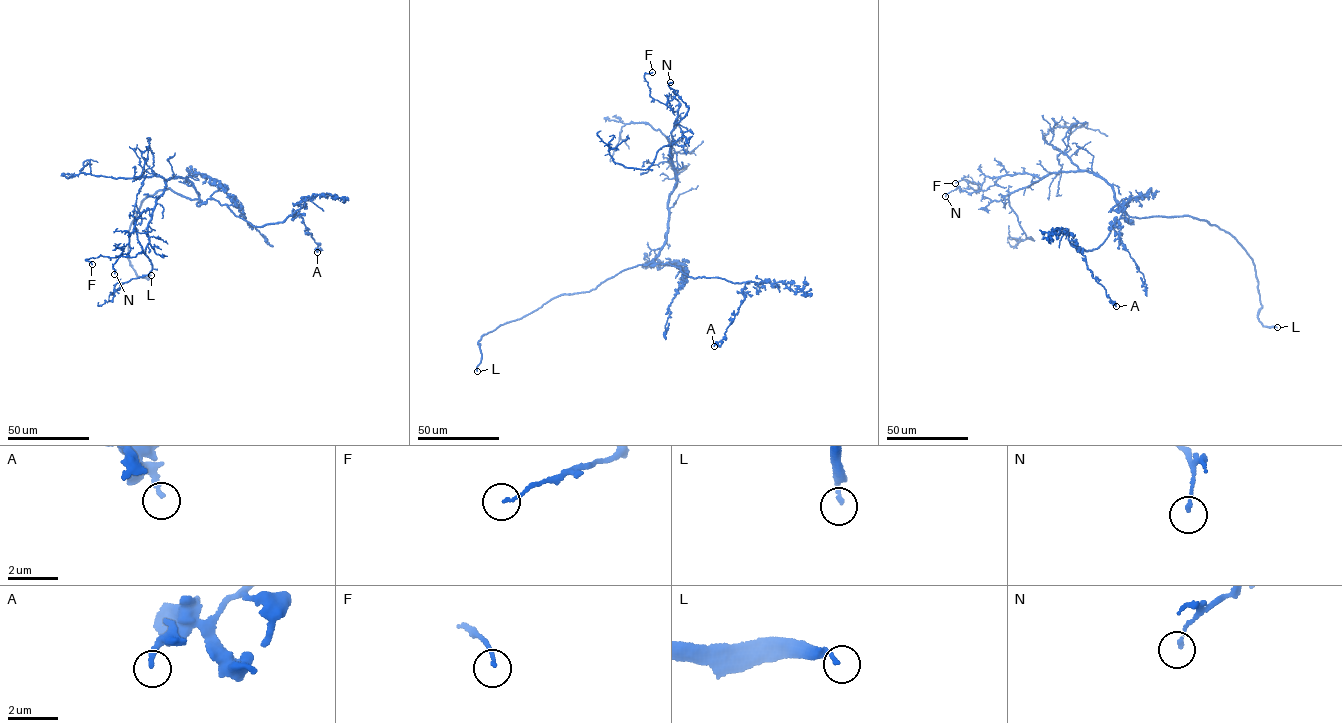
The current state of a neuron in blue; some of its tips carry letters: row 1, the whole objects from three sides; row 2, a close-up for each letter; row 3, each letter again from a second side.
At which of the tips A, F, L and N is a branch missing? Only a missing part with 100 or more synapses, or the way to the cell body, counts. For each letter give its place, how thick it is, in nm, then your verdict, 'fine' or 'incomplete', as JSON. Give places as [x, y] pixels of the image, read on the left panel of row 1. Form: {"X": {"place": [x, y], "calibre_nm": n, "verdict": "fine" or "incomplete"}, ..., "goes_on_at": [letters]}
{"A": {"place": [317, 252], "calibre_nm": 200, "verdict": "fine"}, "F": {"place": [92, 264], "calibre_nm": 100, "verdict": "fine"}, "L": {"place": [151, 275], "calibre_nm": 140, "verdict": "incomplete"}, "N": {"place": [114, 274], "calibre_nm": 130, "verdict": "fine"}, "goes_on_at": ["L"]}

